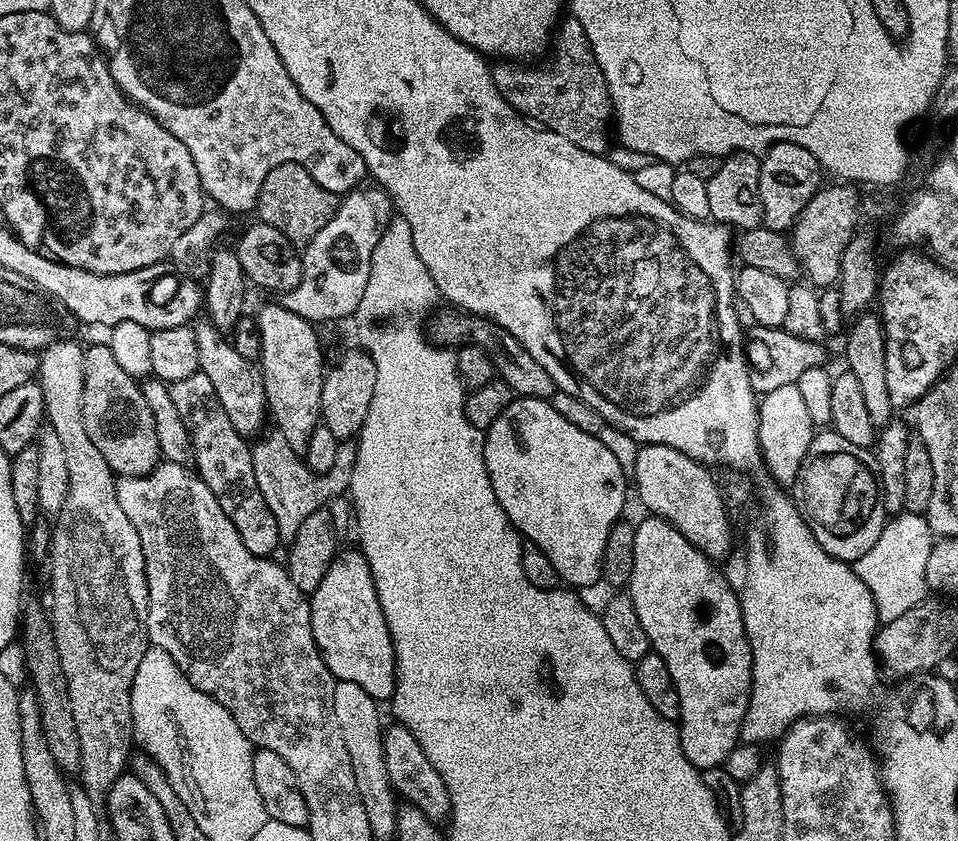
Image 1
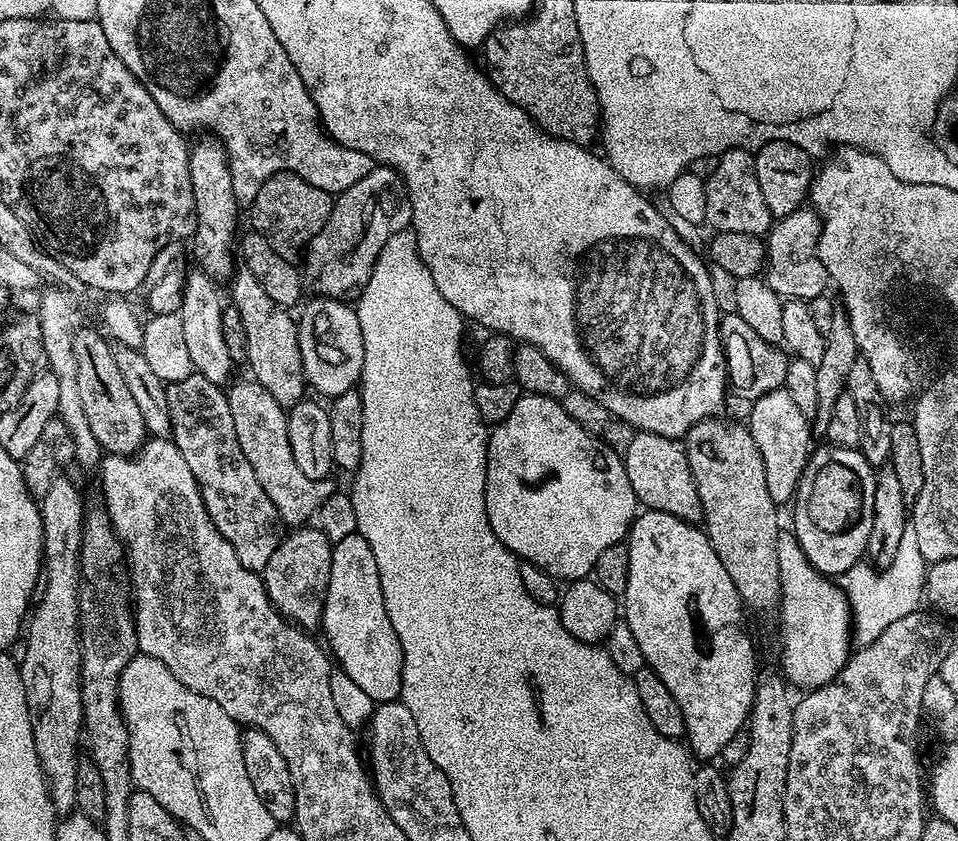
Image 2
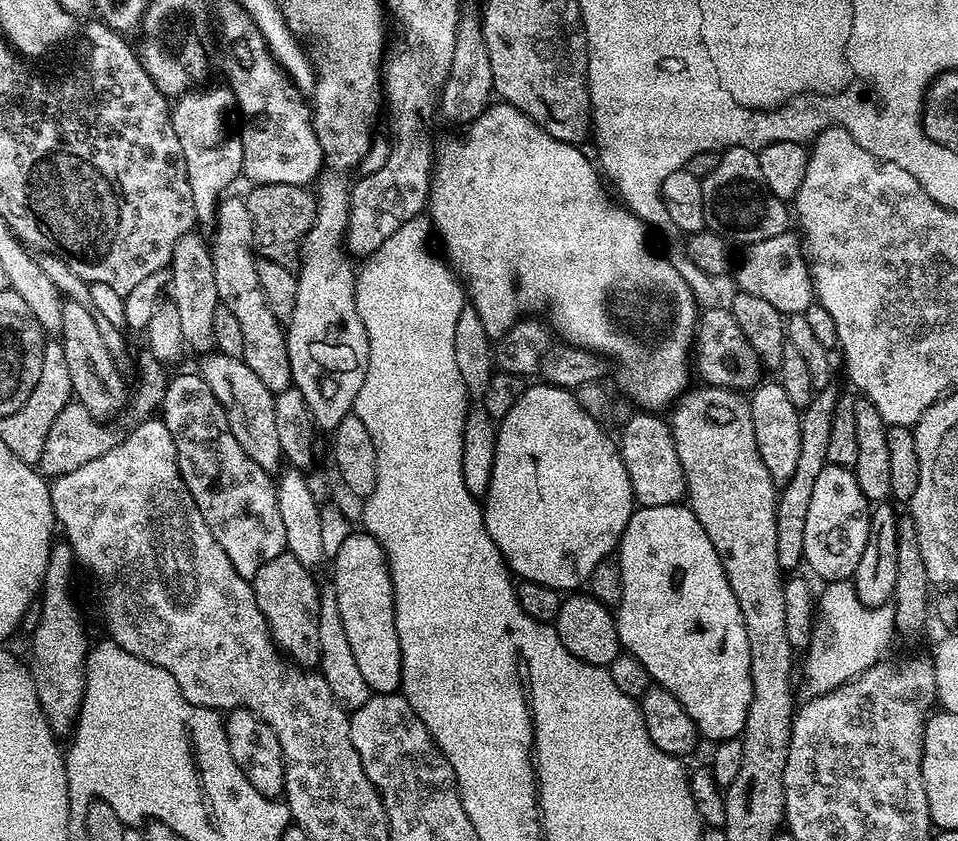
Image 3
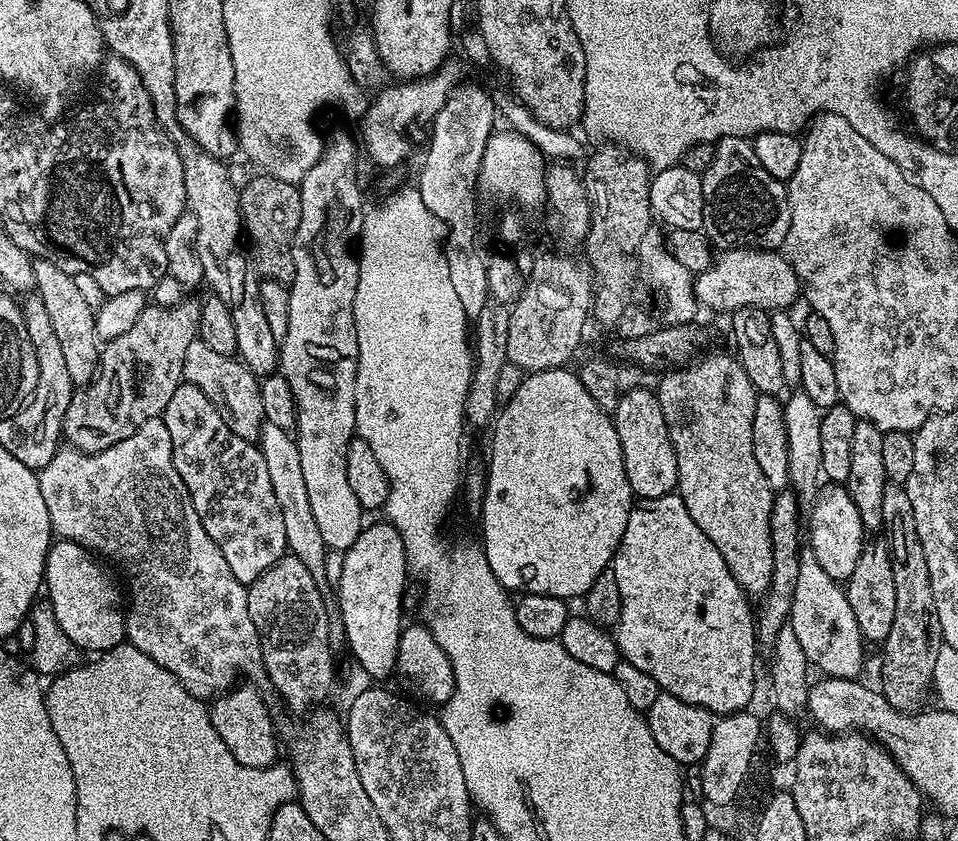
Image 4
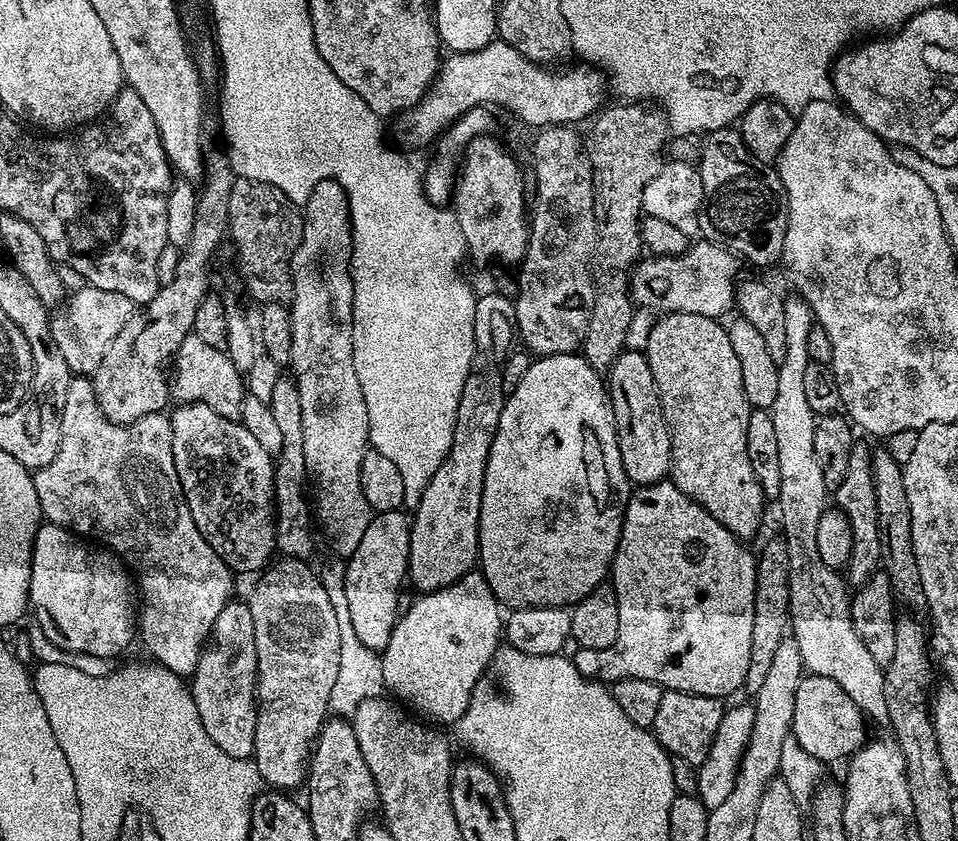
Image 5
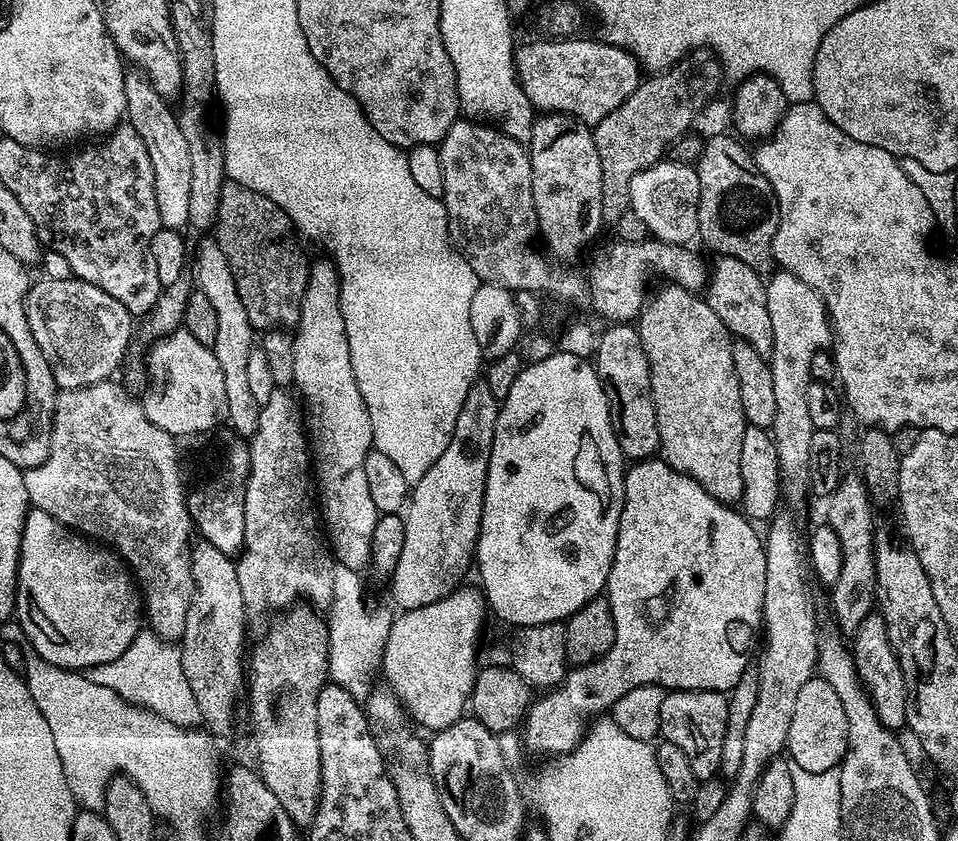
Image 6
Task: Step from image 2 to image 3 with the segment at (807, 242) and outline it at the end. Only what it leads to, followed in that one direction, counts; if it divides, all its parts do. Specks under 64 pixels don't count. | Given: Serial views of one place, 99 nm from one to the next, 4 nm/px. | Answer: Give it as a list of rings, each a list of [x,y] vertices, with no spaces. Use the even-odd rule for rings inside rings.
[[[789,230],[778,234],[778,238],[766,238],[757,244],[747,245],[740,269],[736,272],[736,288],[741,292],[754,294],[756,298],[766,298],[774,310],[782,314],[802,314],[816,300],[812,285],[812,275],[804,257],[801,237]]]

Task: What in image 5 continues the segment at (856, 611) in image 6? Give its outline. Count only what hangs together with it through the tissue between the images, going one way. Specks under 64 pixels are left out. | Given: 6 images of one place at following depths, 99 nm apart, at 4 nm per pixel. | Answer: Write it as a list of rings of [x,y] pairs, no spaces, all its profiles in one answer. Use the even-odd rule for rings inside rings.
[[[860,442],[853,443],[850,450],[850,463],[846,466],[846,474],[842,483],[834,489],[834,504],[850,522],[850,558],[846,569],[846,580],[853,589],[860,589],[868,579],[881,571],[882,538],[878,530],[878,497],[874,495],[874,474],[872,473],[873,449]]]

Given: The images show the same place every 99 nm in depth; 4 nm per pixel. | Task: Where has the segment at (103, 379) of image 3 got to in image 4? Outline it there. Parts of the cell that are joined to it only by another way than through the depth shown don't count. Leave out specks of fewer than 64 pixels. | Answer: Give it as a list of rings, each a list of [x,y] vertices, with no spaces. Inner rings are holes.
[[[33,259],[34,292],[42,298],[43,304],[50,317],[50,323],[58,337],[58,343],[62,345],[62,351],[66,366],[70,370],[70,378],[73,385],[83,386],[92,381],[96,375],[96,368],[100,365],[101,341],[96,335],[96,314],[94,305],[86,302],[86,297],[78,291],[72,273],[54,266],[54,262]]]

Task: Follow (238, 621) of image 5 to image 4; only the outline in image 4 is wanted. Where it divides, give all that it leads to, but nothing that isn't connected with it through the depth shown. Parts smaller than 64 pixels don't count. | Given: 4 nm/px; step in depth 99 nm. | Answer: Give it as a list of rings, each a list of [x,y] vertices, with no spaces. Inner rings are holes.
[[[240,682],[229,687],[211,701],[208,713],[214,730],[218,730],[218,738],[226,742],[226,750],[230,750],[230,754],[234,754],[234,758],[242,766],[270,768],[277,763],[276,728],[272,725],[272,716],[256,686]]]

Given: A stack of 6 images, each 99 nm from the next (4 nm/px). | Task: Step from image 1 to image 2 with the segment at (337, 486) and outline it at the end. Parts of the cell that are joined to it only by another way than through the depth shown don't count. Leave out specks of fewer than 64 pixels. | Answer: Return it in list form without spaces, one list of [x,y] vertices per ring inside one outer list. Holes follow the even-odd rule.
[[[245,378],[229,383],[226,388],[230,418],[234,418],[234,434],[238,434],[238,446],[242,446],[242,454],[246,454],[246,462],[254,469],[254,475],[262,490],[266,490],[266,498],[274,502],[281,521],[288,526],[300,526],[319,513],[322,502],[330,498],[334,490],[331,479],[315,480],[306,478],[302,469],[294,463],[294,454],[290,454],[290,438],[284,431],[286,419],[285,409],[274,402],[274,394],[270,394],[257,380]]]

